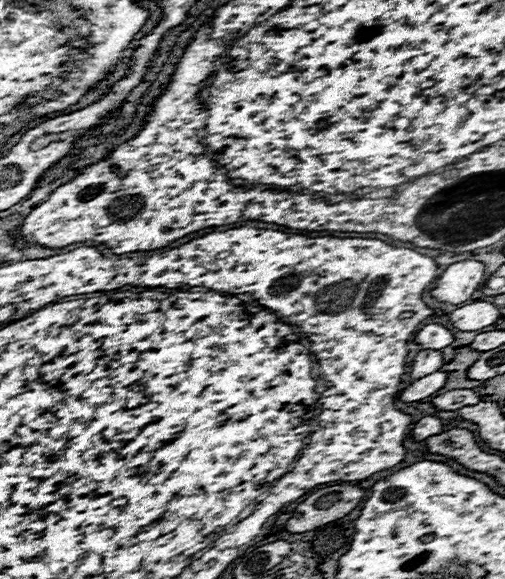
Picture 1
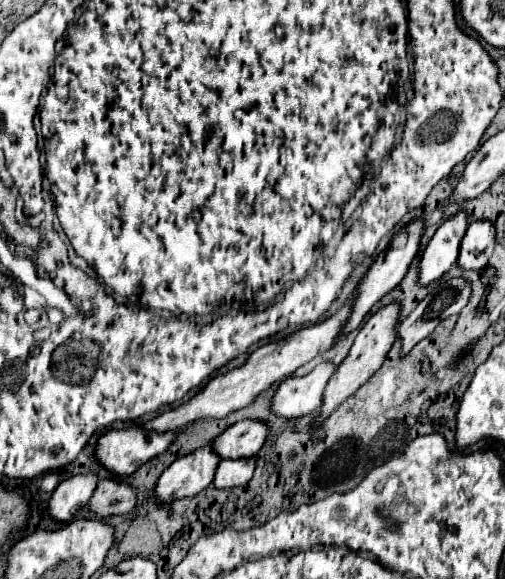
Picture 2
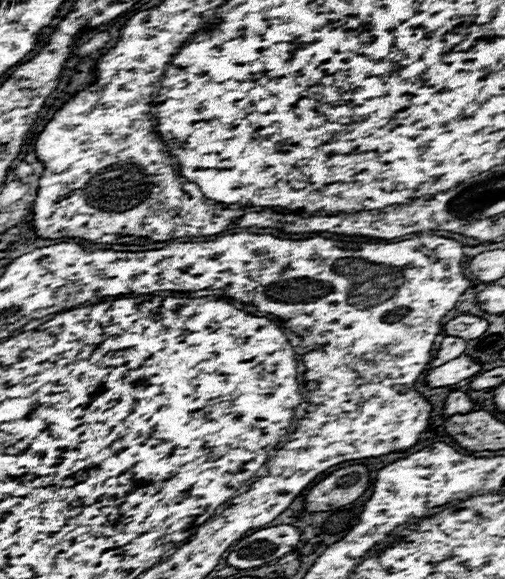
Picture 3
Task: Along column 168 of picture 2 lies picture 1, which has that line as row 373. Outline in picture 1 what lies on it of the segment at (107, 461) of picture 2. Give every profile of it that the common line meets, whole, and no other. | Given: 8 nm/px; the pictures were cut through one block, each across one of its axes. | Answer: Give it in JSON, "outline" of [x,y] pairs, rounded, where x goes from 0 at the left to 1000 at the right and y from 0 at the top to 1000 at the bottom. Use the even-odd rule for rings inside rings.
{"outline":[[[855,642],[832,656],[820,656],[808,670],[800,670],[792,677],[792,691],[796,694],[832,694],[855,680],[863,680],[875,667],[883,663],[883,642]]]}

